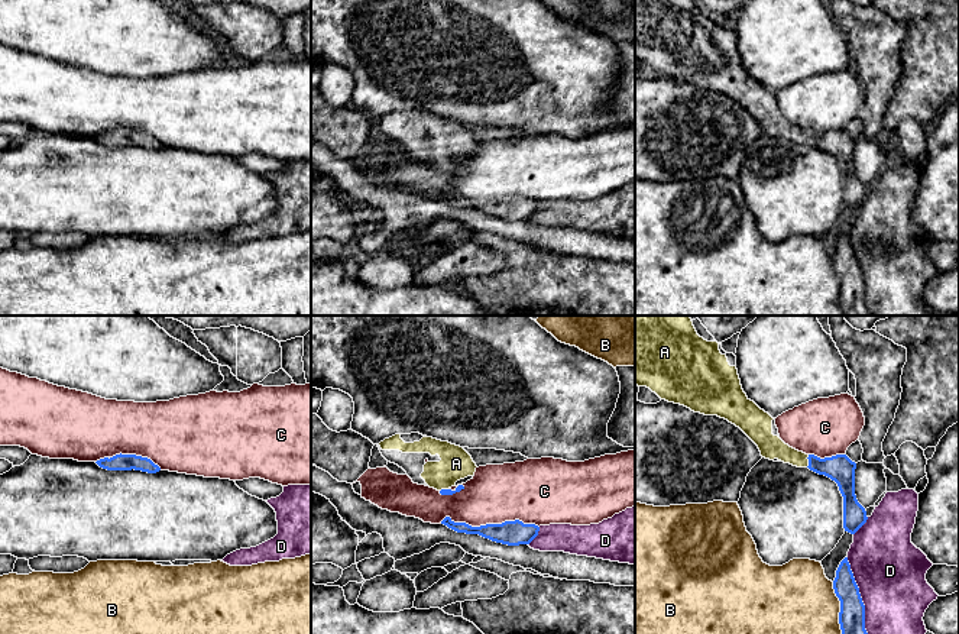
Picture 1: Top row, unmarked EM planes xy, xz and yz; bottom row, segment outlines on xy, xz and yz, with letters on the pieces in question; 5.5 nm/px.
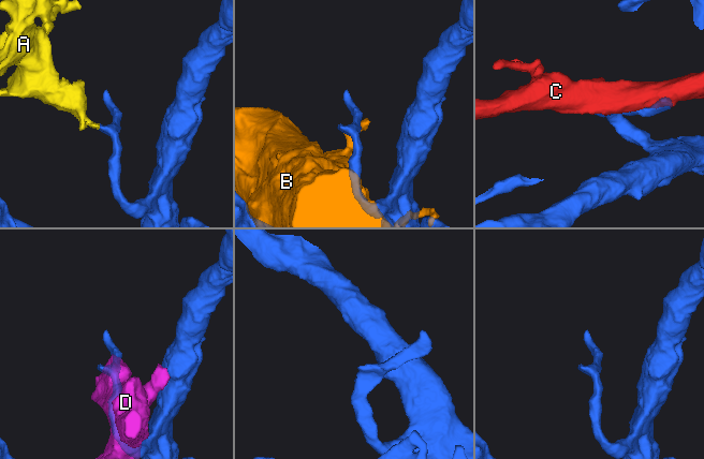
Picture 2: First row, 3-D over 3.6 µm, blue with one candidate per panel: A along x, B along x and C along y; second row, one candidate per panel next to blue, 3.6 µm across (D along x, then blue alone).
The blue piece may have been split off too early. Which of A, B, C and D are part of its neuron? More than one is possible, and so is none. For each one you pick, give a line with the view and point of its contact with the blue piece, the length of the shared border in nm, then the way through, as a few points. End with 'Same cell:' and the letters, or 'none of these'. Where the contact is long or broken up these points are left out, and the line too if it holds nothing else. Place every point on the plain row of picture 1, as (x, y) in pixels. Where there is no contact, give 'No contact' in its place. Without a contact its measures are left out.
A: Touches blue at yz (809, 136). Shared border 70 nm. Path across: yz (839, 144), (819, 142), (809, 136), (797, 135), (771, 122)
Same cell: A

